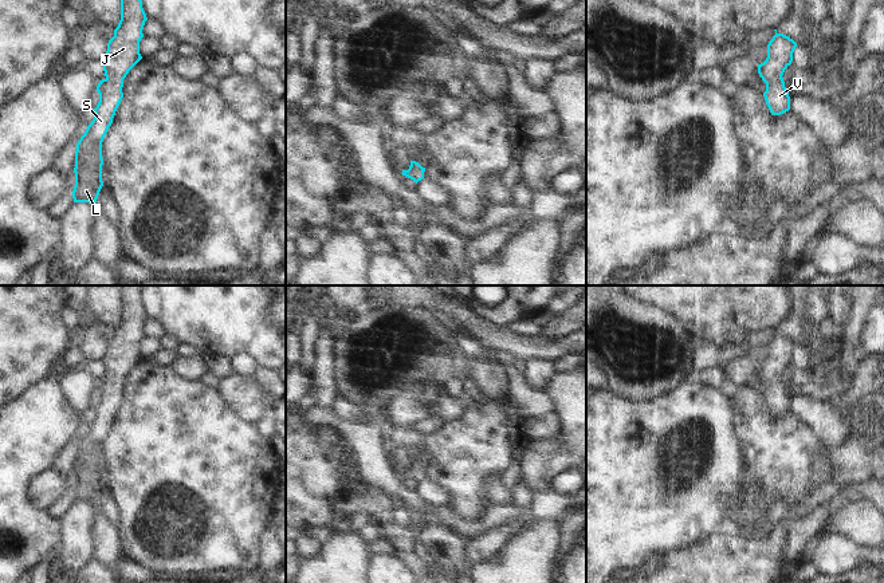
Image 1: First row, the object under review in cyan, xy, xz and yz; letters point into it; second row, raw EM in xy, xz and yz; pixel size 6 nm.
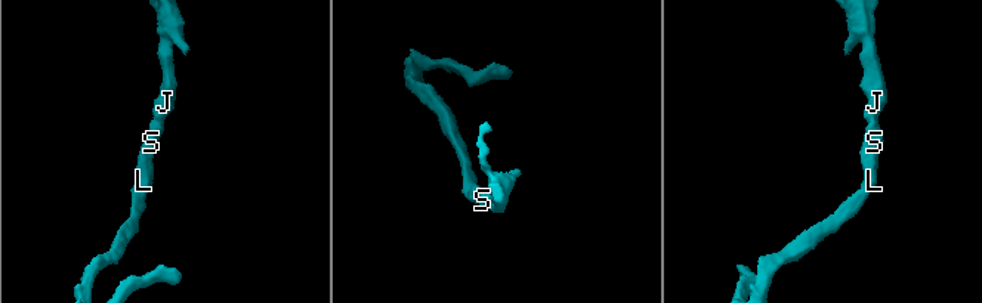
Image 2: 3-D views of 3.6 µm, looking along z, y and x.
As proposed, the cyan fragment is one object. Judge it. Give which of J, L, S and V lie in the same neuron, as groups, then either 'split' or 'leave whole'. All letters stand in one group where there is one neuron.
J L S V | leave whole

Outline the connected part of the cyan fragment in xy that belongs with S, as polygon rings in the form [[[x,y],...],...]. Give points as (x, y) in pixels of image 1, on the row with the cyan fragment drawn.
[[[121,0],[121,20],[102,60],[106,78],[97,86],[99,102],[95,115],[76,143],[74,202],[97,202],[103,186],[102,142],[123,98],[123,79],[142,59],[140,42],[146,20],[142,0]]]

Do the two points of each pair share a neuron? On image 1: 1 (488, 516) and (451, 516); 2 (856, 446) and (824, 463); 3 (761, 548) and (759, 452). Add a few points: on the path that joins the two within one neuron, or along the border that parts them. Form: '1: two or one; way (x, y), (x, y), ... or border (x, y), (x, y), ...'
1: one; way (479, 526), (460, 526)
2: two; border (829, 457), (831, 473)
3: two; border (731, 530), (747, 538), (754, 538)

